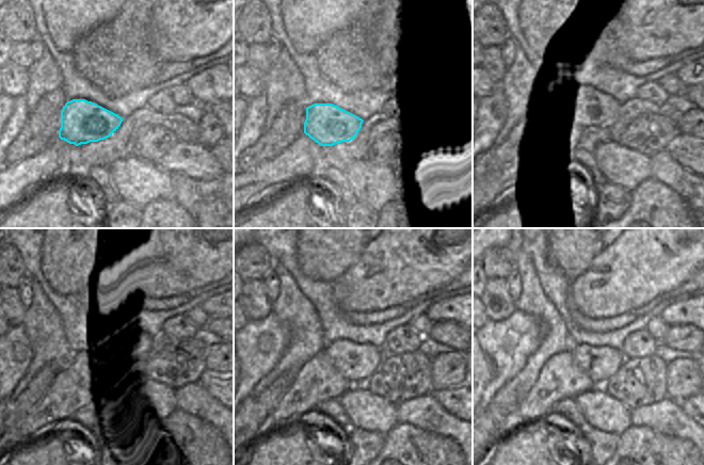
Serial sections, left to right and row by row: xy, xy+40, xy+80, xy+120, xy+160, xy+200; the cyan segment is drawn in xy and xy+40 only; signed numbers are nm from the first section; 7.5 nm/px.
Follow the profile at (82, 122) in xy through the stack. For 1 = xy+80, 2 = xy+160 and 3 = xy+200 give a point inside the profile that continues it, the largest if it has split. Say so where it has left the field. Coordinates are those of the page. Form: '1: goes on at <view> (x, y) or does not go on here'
1: goes on at xy+80 (582, 126)
2: goes on at xy+160 (356, 363)
3: goes on at xy+200 (600, 363)

